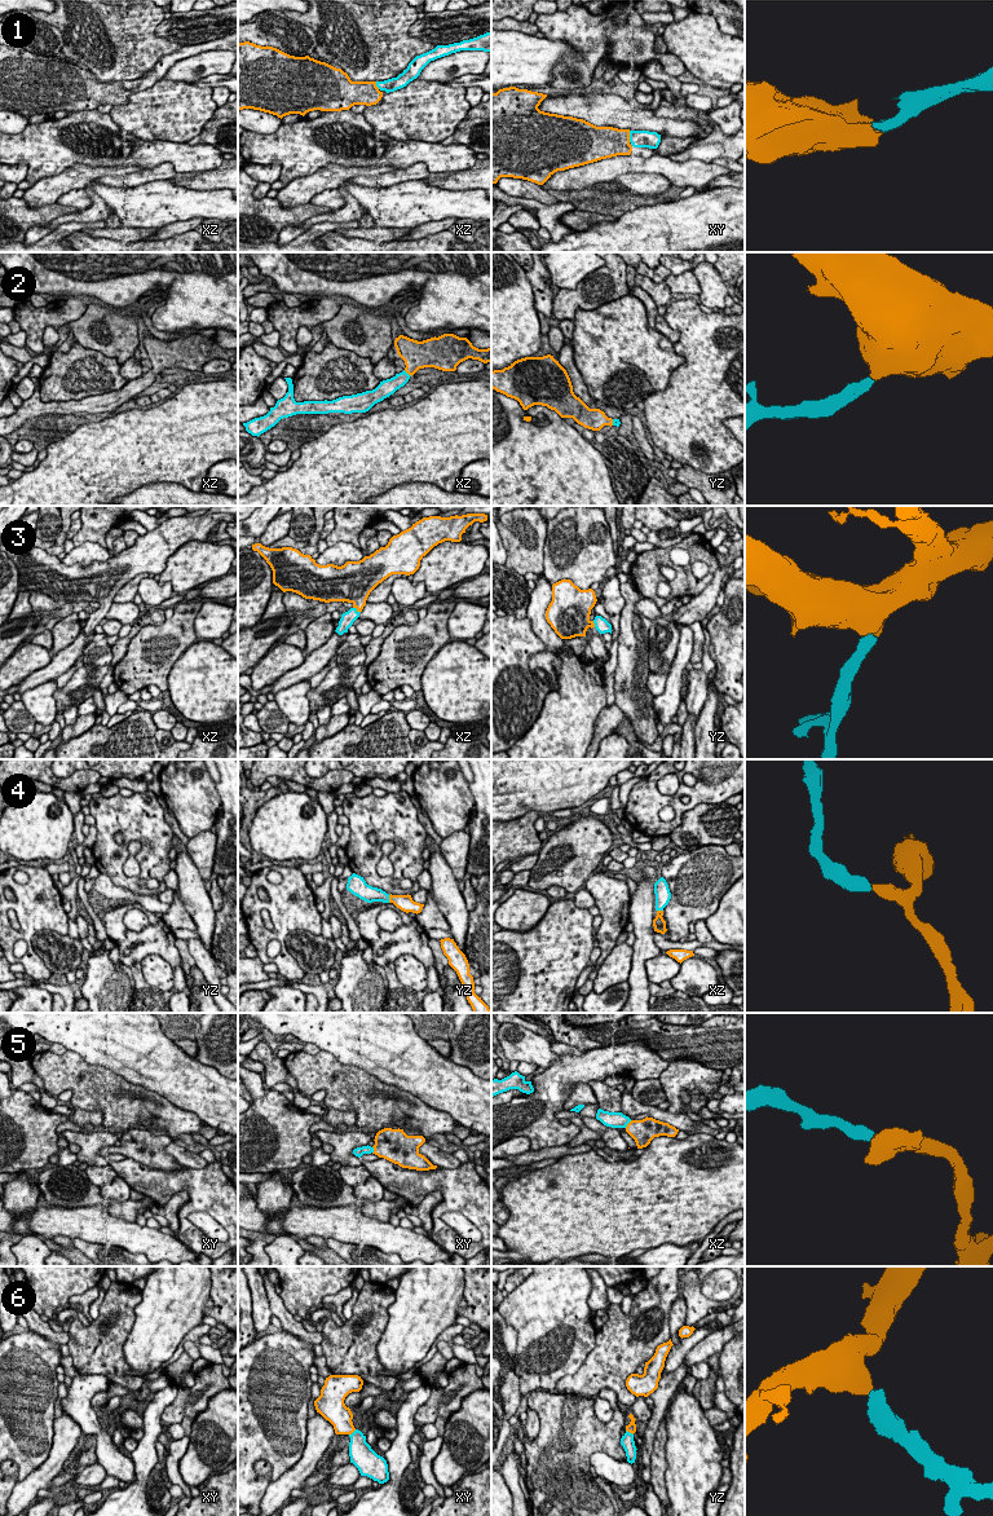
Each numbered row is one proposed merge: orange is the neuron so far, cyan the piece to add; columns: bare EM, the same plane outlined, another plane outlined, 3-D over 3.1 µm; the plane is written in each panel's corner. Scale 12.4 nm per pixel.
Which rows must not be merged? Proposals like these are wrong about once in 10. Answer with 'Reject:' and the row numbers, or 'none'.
Reject: none

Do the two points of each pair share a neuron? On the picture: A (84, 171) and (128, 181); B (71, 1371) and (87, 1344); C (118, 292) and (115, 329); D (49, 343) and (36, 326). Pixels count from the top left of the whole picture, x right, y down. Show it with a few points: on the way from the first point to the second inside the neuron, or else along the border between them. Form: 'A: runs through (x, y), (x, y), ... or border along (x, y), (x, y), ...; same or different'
A: border along (133, 171), (126, 175), (104, 175), (89, 181); different
B: border along (70, 1354), (71, 1362), (79, 1374); different
C: border along (105, 304), (117, 311); different
D: border along (54, 326), (48, 326), (44, 331), (43, 352); different

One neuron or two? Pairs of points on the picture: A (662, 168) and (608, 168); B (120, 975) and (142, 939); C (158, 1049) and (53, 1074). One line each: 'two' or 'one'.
A: one
B: two
C: two

